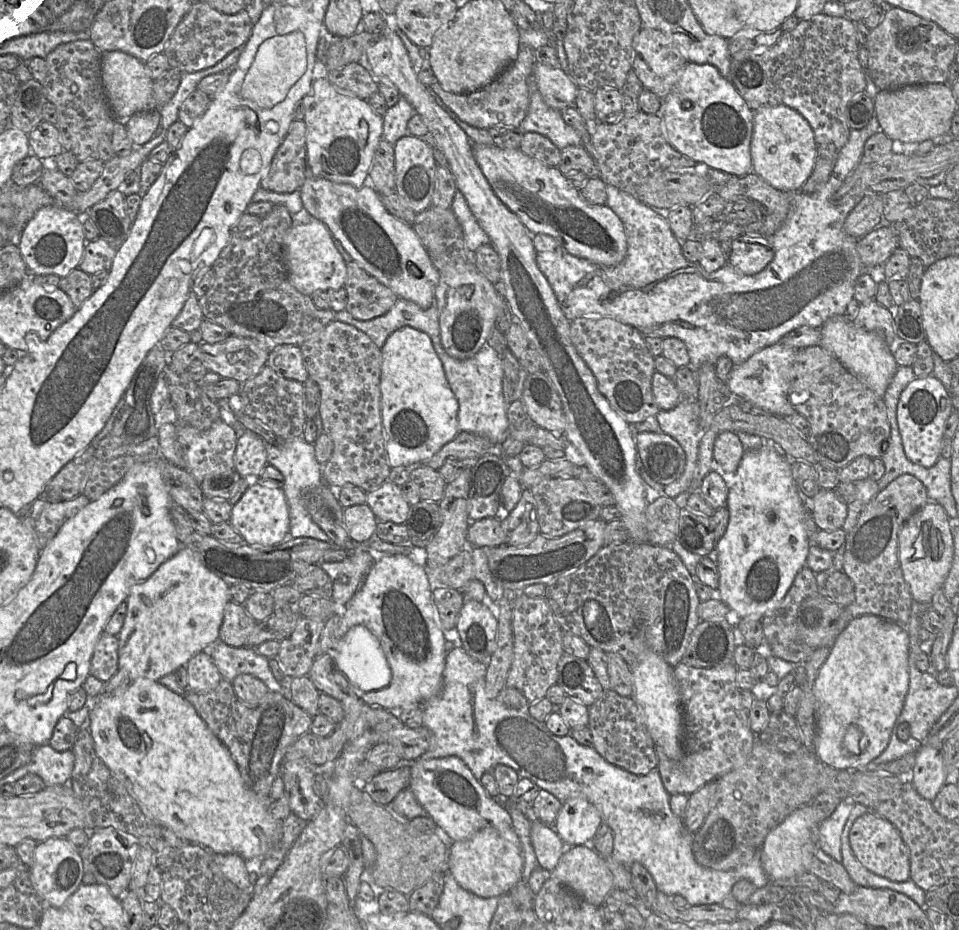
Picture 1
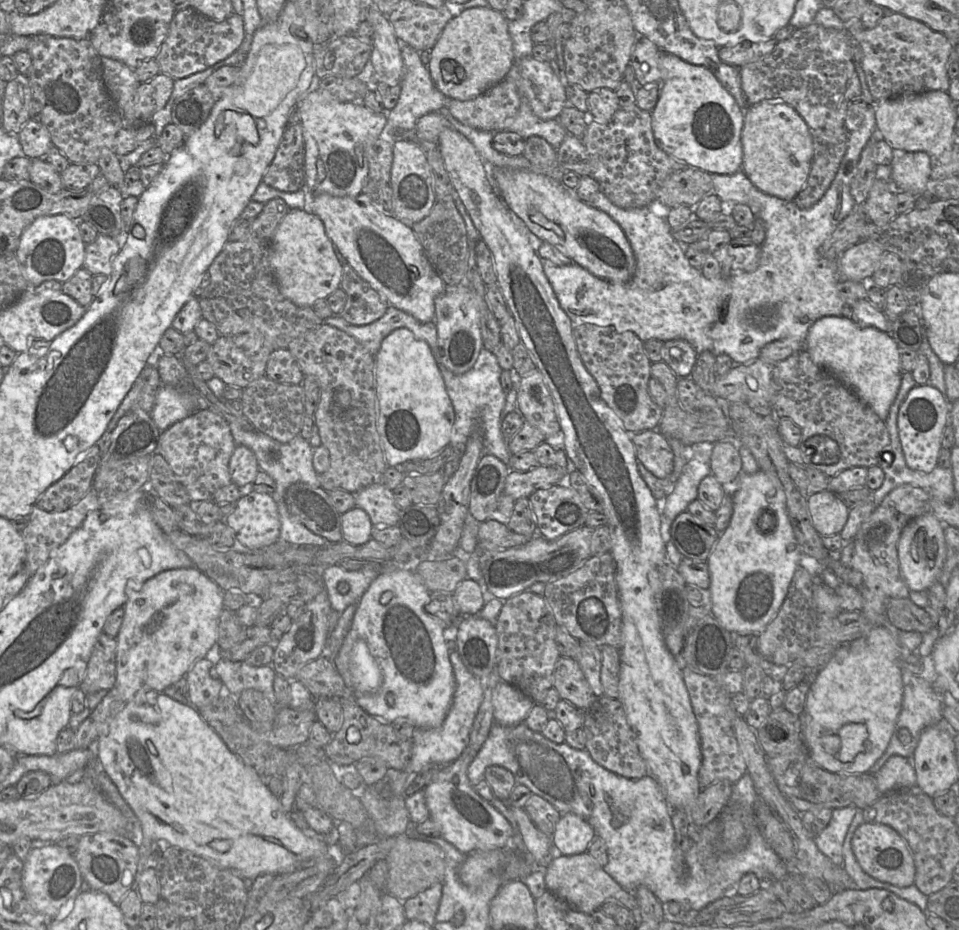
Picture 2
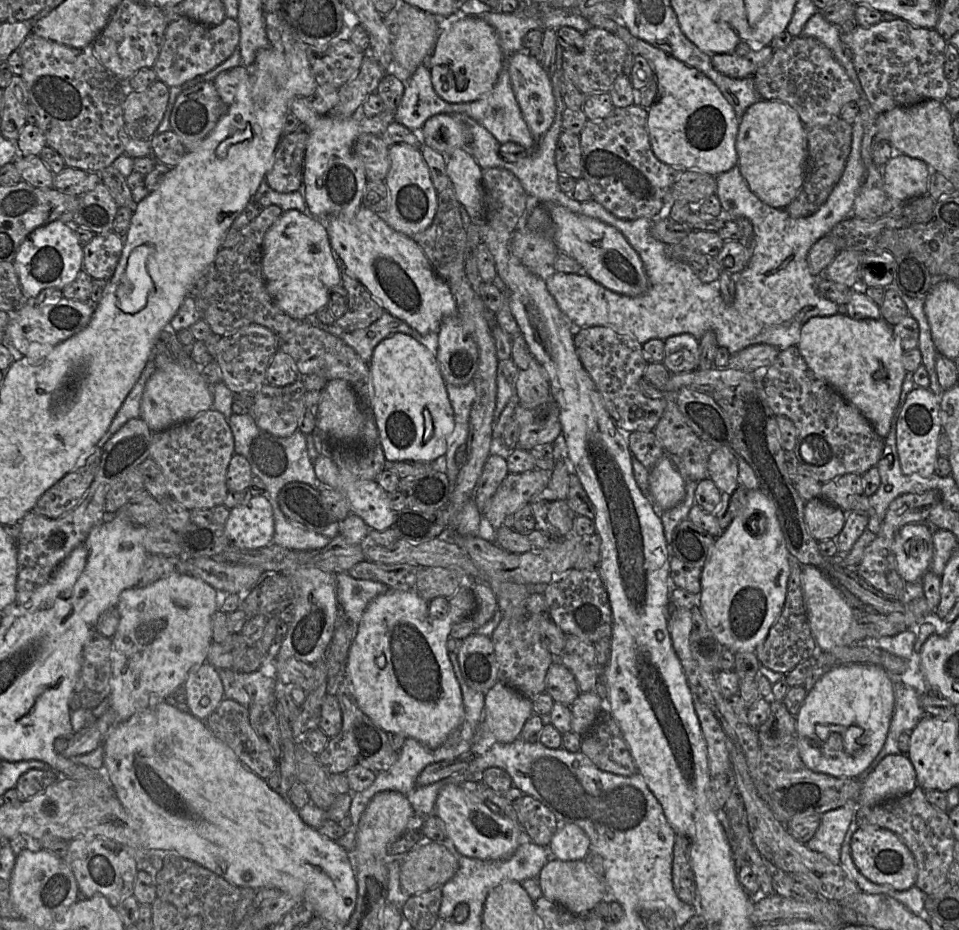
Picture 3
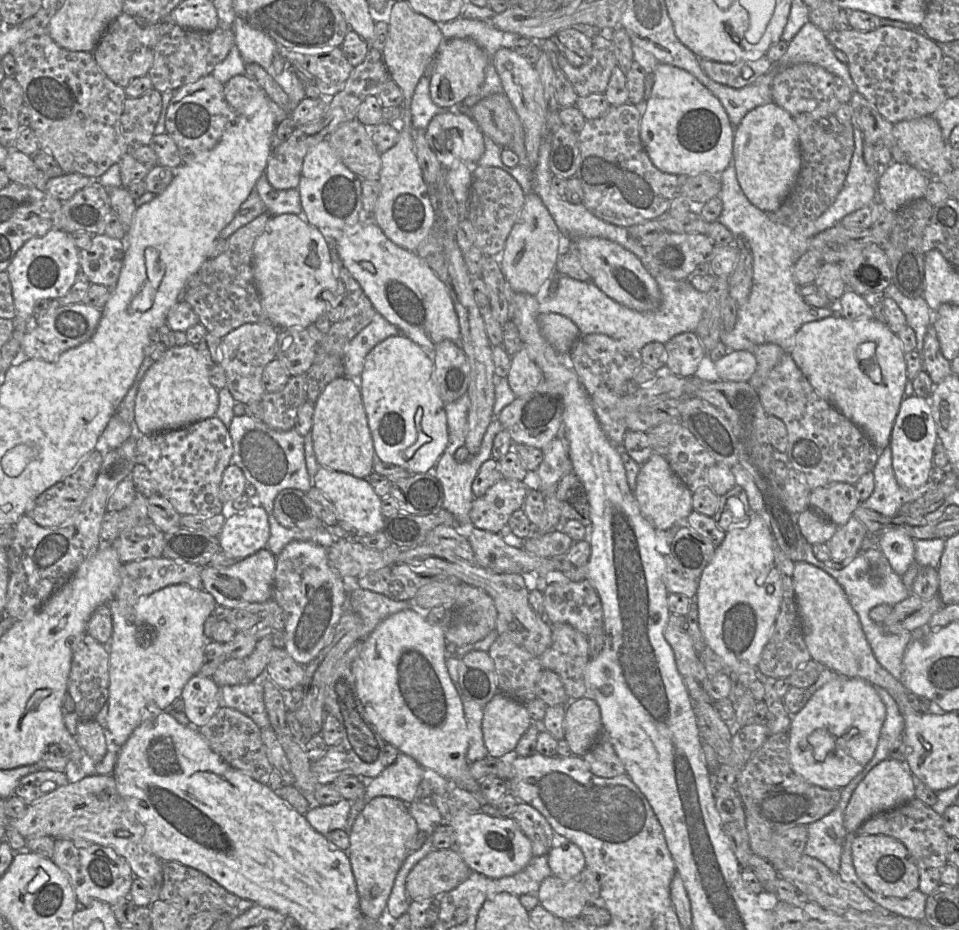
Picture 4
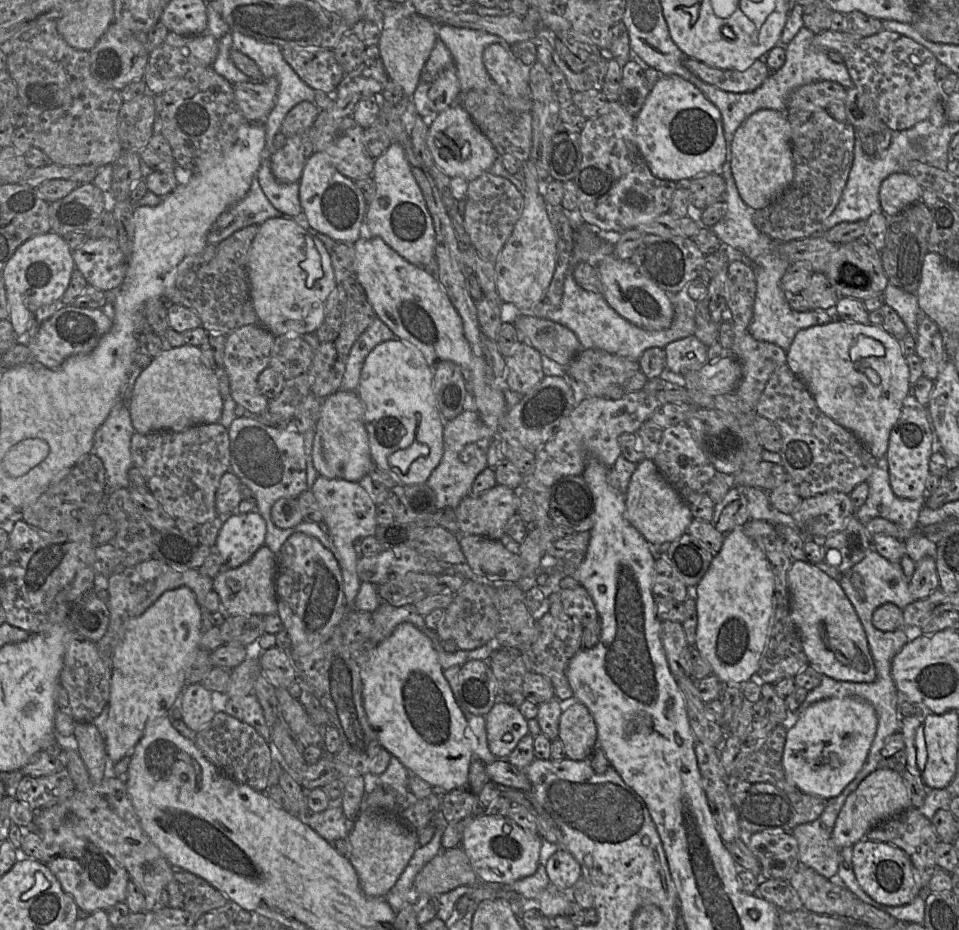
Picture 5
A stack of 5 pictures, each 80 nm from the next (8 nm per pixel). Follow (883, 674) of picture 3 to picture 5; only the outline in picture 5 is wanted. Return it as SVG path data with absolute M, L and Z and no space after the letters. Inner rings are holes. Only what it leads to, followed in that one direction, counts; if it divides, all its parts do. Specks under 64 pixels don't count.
M853 697L814 702L787 729L782 763L787 778L801 791L825 799L839 795L862 768L878 726L874 707Z

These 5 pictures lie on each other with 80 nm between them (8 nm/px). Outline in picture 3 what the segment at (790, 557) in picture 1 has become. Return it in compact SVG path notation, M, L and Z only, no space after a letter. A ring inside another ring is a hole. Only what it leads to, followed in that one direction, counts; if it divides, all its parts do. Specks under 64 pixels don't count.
M760 489L748 490L740 512L711 547L700 580L700 609L706 624L715 638L733 653L755 652L781 614L790 575L788 558L789 551L773 500Z

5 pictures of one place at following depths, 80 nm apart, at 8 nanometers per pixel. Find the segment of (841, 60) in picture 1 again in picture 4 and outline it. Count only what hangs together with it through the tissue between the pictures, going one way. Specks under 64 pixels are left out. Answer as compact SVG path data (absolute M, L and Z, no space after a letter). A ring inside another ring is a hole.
M801 63L779 69L772 84L772 99L791 116L808 115L820 119L834 115L841 104L849 103L852 91L838 76L823 67Z

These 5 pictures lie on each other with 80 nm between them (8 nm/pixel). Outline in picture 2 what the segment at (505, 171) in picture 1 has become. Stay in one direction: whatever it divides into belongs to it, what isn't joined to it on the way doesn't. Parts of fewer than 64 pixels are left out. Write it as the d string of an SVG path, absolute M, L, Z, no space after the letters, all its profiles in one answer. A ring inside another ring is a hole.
M489 168L501 198L541 241L557 246L573 262L606 281L628 283L636 269L631 245L607 213L580 200L562 181L529 170Z

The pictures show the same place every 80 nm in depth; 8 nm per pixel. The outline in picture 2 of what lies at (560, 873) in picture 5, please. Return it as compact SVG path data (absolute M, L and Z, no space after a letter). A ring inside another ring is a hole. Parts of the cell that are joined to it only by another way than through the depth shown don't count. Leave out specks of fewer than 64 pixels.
M562 814L552 835L552 843L562 855L576 855L588 851L595 838L592 826L576 814Z

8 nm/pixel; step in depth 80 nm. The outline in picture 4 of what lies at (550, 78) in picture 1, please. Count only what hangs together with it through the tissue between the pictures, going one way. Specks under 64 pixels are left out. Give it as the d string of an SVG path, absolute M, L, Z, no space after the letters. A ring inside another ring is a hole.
M502 48L492 56L492 62L499 75L503 89L522 122L525 133L528 167L533 170L538 162L539 148L545 135L546 102L543 86L535 67L513 49Z

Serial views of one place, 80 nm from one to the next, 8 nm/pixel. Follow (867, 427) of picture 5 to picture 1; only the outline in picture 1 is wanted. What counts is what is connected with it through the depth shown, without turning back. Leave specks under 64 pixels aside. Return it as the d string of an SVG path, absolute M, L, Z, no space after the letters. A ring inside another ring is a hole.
M833 317L827 320L820 329L819 345L838 359L847 371L857 377L878 397L884 398L898 368L893 353L885 340L876 332L855 327L853 321L844 317Z

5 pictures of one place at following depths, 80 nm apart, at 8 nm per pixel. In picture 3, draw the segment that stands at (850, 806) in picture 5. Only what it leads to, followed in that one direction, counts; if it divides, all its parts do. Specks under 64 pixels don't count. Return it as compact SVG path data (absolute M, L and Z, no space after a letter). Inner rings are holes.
M892 754L882 759L862 781L858 807L868 807L897 798L918 786L915 769L906 754Z

